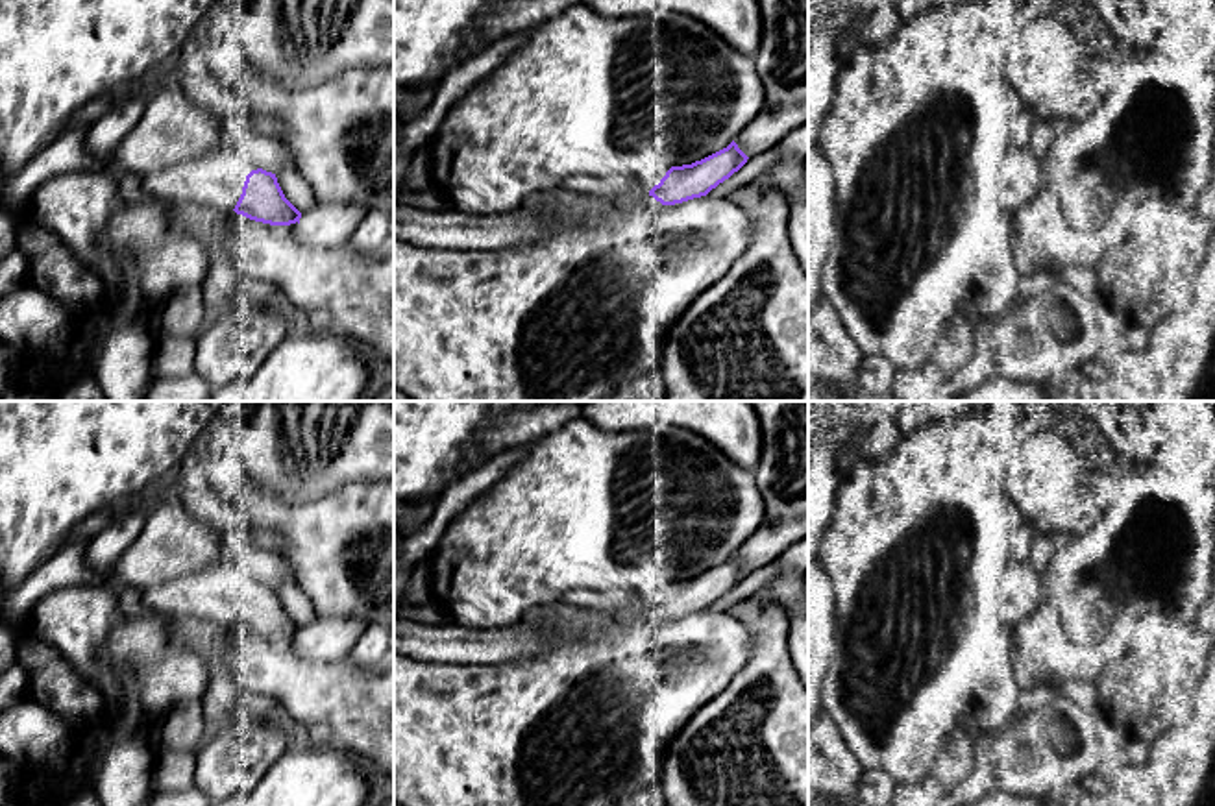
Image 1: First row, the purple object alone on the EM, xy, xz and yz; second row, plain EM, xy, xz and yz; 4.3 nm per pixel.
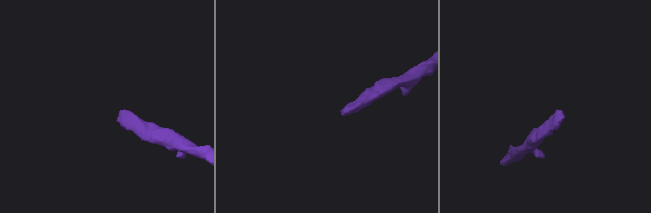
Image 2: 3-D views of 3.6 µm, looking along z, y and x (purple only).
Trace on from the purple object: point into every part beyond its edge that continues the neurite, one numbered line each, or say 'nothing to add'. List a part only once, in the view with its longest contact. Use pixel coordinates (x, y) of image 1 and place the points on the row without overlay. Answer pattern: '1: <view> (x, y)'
1: xy (211, 594)

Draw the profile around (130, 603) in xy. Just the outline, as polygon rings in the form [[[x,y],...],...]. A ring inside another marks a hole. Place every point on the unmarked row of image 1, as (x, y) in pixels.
[[[131,586],[120,590],[118,604],[120,612],[129,617],[142,617],[148,614],[148,610],[141,603],[141,593],[137,593]]]

